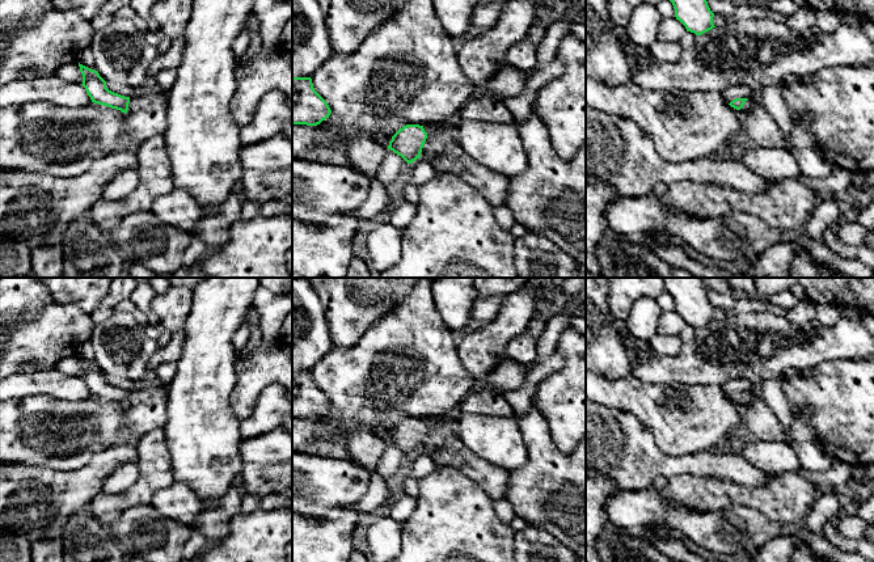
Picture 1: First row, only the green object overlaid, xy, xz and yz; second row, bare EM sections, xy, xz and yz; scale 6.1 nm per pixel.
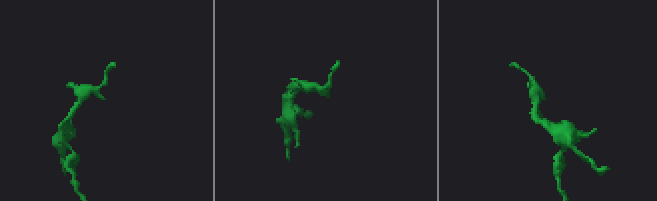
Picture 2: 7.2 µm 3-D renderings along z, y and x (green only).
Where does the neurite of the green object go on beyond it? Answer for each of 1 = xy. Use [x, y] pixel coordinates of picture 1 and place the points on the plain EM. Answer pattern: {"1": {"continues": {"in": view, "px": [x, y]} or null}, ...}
{"1": {"continues": {"in": "xy", "px": [146, 410]}}}

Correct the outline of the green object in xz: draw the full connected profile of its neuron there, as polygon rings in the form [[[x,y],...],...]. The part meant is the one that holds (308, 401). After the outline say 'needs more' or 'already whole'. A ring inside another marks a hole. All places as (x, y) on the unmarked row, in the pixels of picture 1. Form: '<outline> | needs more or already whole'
[[[292,371],[292,418],[317,419],[332,403],[314,384],[311,371]]] | already whole

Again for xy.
[[[79,356],[83,380],[92,396],[126,407],[124,436],[138,440],[166,423],[168,385],[148,379],[134,390],[124,390],[106,381],[106,375],[94,363]]] | needs more

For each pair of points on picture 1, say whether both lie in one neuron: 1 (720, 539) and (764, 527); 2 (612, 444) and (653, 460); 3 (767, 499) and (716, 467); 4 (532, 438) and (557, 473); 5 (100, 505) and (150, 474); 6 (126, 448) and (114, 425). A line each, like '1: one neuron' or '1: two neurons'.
1: one neuron
2: one neuron
3: two neurons
4: one neuron
5: one neuron
6: two neurons

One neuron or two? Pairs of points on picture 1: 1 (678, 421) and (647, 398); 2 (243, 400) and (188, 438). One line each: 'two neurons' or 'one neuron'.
1: one neuron
2: two neurons

